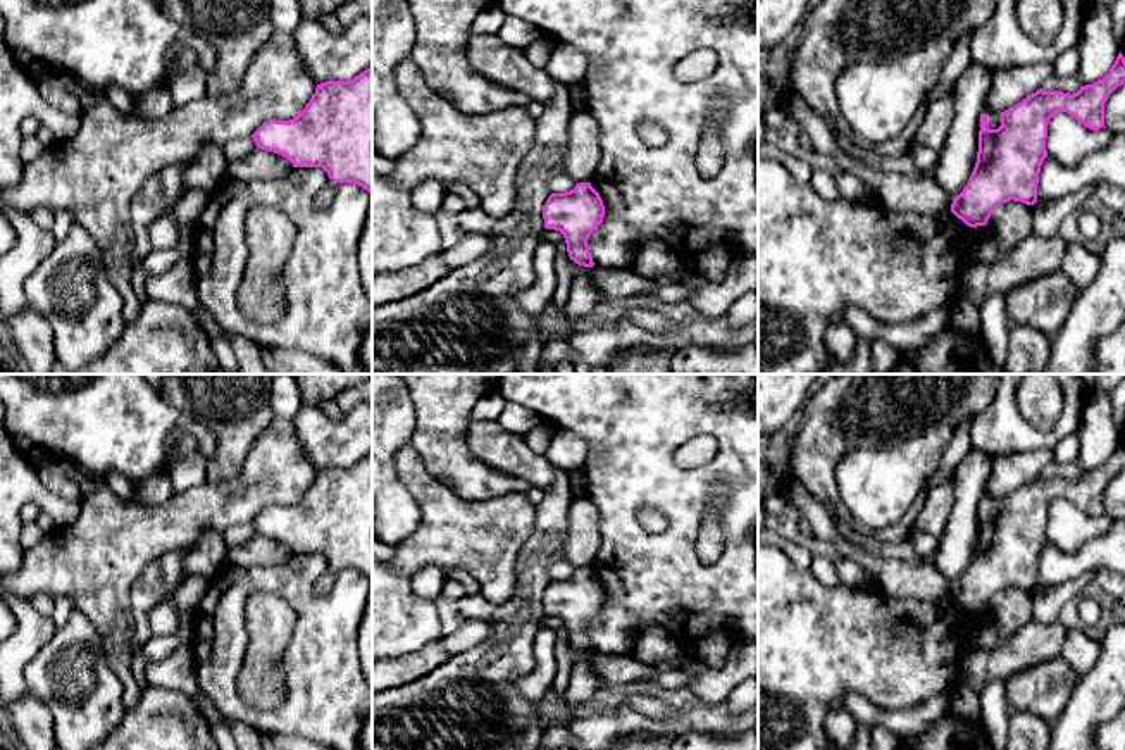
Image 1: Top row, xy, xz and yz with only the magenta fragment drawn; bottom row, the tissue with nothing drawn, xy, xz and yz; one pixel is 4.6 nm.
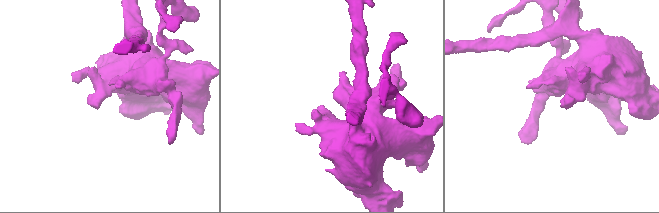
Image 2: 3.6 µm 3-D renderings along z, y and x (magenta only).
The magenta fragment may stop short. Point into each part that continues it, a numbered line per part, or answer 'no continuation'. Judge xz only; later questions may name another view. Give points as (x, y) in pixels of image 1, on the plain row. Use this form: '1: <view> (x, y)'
no continuation

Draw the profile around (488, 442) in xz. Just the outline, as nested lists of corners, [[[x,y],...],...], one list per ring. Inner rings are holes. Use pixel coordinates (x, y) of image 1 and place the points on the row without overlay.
[[[472,421],[467,426],[467,447],[474,459],[498,472],[515,474],[548,491],[555,467],[546,455],[538,455],[524,436],[512,434],[498,421]]]

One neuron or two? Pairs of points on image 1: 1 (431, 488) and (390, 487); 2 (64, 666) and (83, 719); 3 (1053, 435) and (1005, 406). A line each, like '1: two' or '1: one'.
1: two
2: one
3: one

